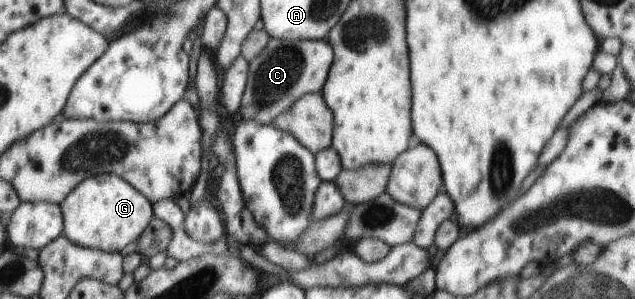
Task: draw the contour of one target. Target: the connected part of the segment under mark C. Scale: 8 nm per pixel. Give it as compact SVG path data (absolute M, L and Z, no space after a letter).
M271 38L267 46L248 63L249 77L238 118L253 119L270 125L305 93L320 93L328 79L334 52L327 40L279 40Z

